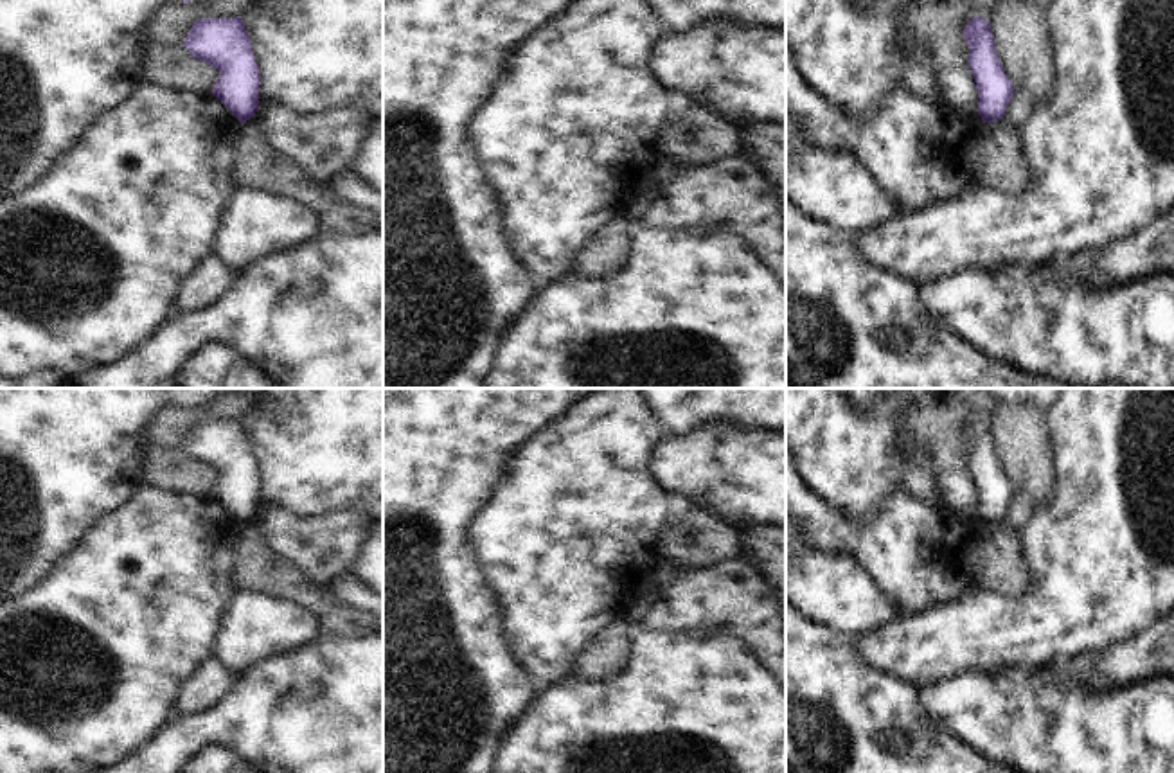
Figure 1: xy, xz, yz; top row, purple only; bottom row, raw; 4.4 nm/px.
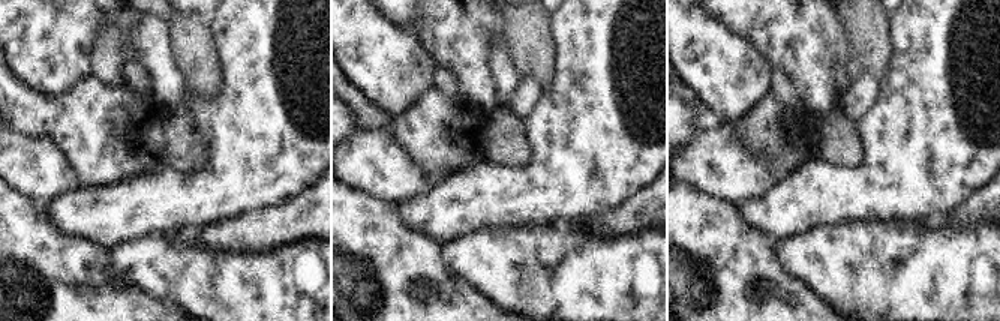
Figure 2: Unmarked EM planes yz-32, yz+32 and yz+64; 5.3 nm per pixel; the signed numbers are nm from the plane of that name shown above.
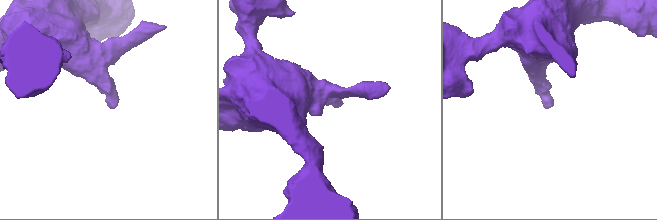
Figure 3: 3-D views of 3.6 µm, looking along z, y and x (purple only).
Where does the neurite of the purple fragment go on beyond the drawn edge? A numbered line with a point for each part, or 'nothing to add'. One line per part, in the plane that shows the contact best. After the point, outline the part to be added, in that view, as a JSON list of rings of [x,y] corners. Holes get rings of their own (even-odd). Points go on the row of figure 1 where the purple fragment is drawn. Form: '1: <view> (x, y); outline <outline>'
nothing to add

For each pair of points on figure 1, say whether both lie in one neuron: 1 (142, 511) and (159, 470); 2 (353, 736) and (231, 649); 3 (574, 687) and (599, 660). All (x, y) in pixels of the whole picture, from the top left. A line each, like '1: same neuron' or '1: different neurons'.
1: different neurons
2: different neurons
3: different neurons

